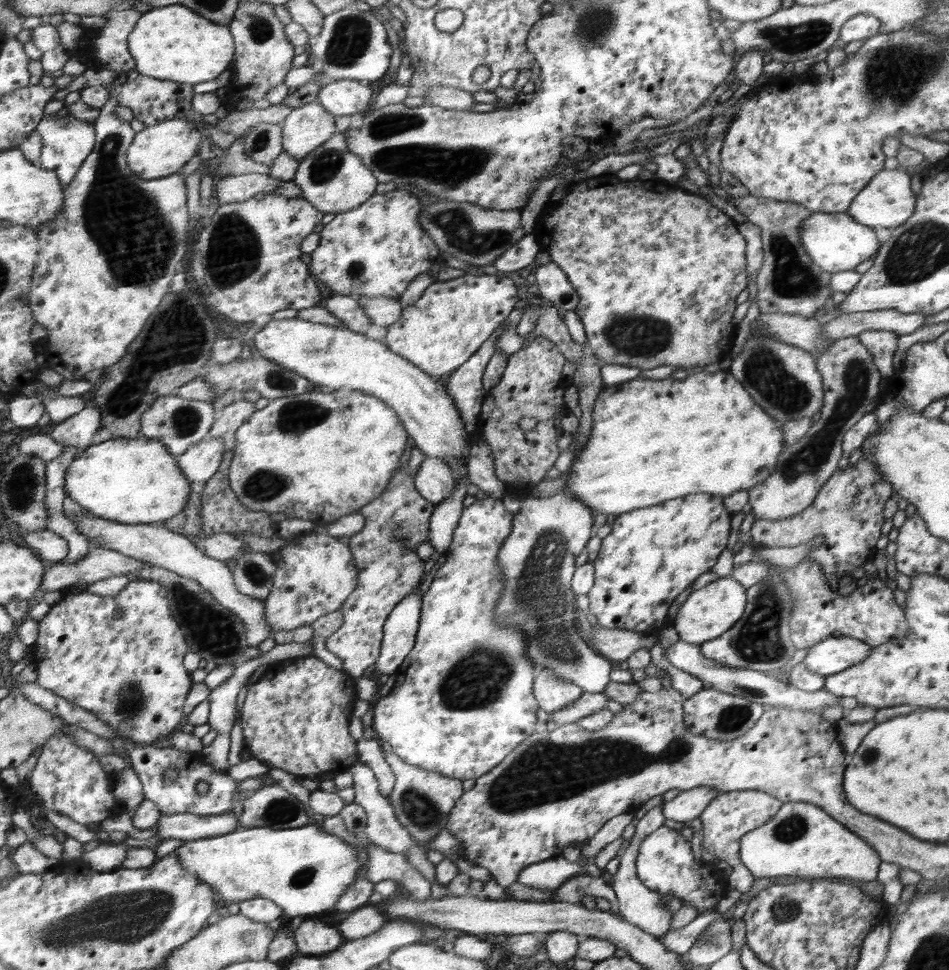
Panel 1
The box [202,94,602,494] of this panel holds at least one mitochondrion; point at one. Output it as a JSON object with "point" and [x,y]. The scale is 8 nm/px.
{"point":[446,166]}

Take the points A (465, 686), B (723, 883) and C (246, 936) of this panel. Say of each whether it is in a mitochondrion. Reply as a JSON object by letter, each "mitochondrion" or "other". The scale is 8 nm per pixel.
{"A":"mitochondrion","B":"other","C":"mitochondrion"}

